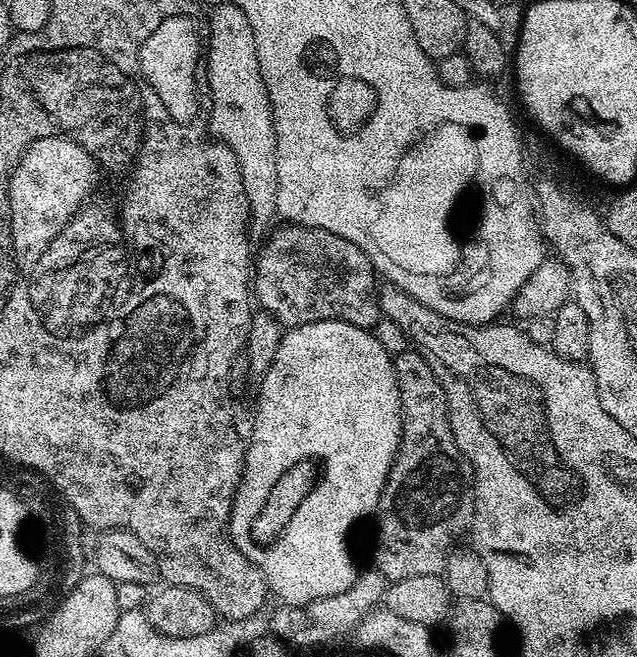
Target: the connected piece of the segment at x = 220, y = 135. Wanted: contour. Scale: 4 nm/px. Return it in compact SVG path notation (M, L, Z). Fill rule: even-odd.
M230 2L218 5L210 12L207 21L208 126L211 135L219 143L230 146L230 150L234 150L234 158L238 158L251 219L255 223L257 220L260 224L268 224L277 219L278 158L272 107L266 94L266 82L262 82L262 70L258 66L254 34L250 30L250 22L246 22L246 14Z

